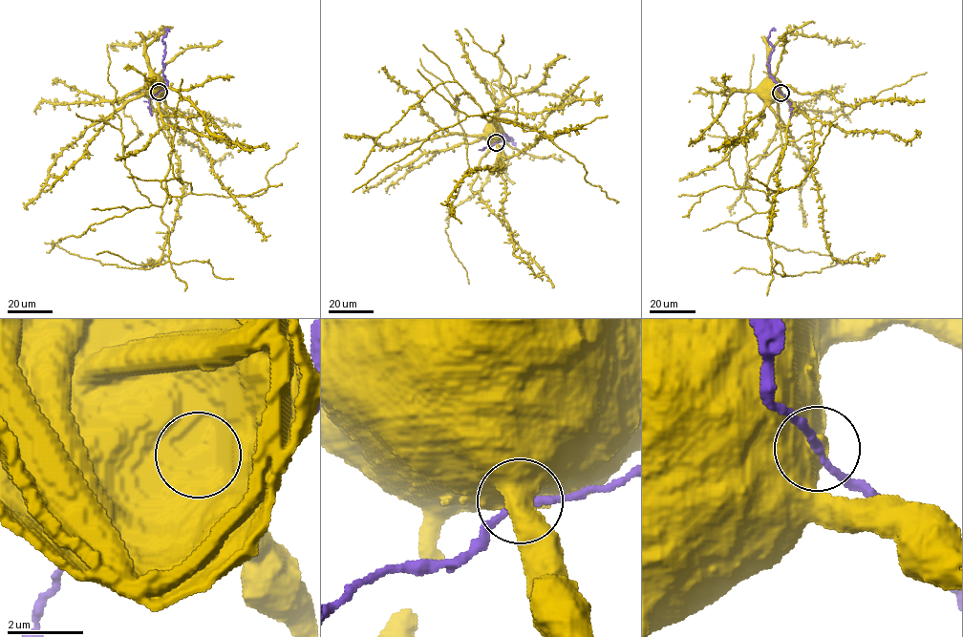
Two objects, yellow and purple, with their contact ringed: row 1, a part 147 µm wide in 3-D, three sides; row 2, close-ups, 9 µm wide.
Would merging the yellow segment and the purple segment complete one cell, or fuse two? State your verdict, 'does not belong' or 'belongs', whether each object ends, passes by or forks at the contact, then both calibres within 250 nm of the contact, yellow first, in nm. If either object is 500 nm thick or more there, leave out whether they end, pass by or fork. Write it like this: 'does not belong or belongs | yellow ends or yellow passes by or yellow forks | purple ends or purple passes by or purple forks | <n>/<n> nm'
does not belong | 800/180 nm

